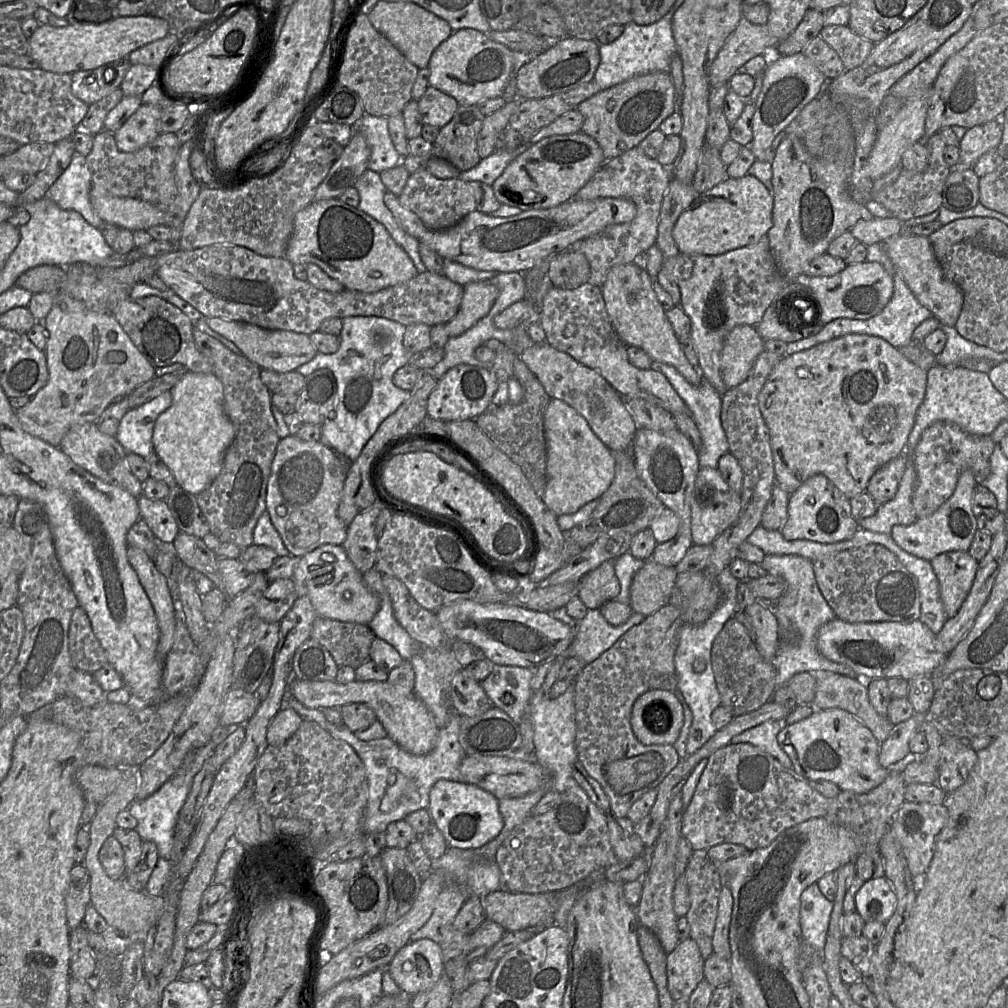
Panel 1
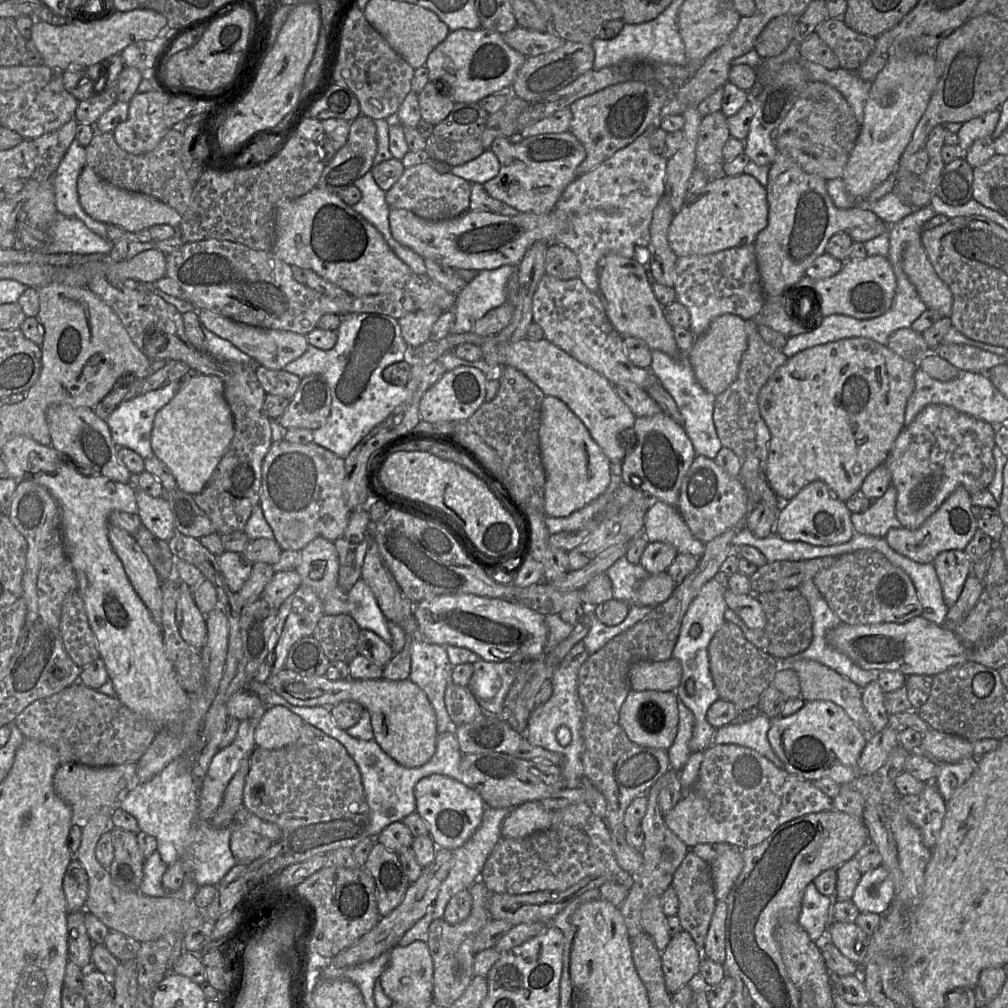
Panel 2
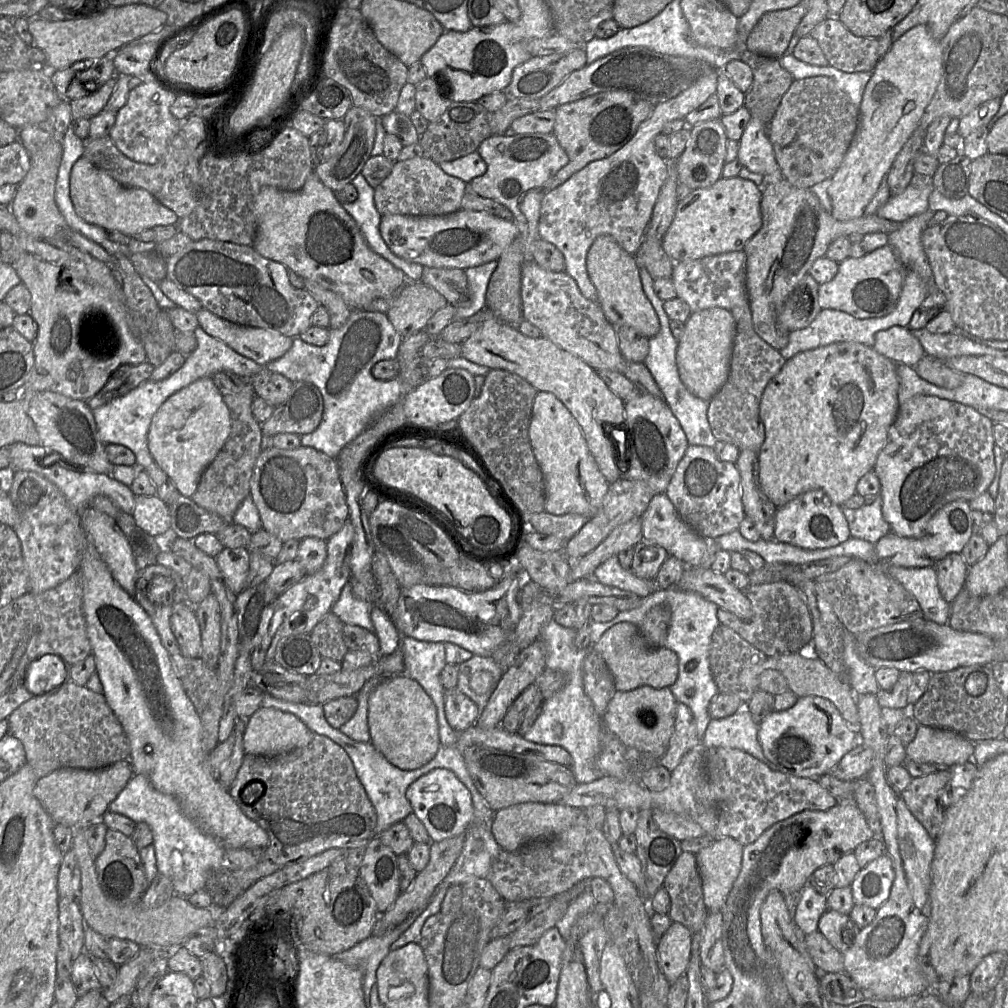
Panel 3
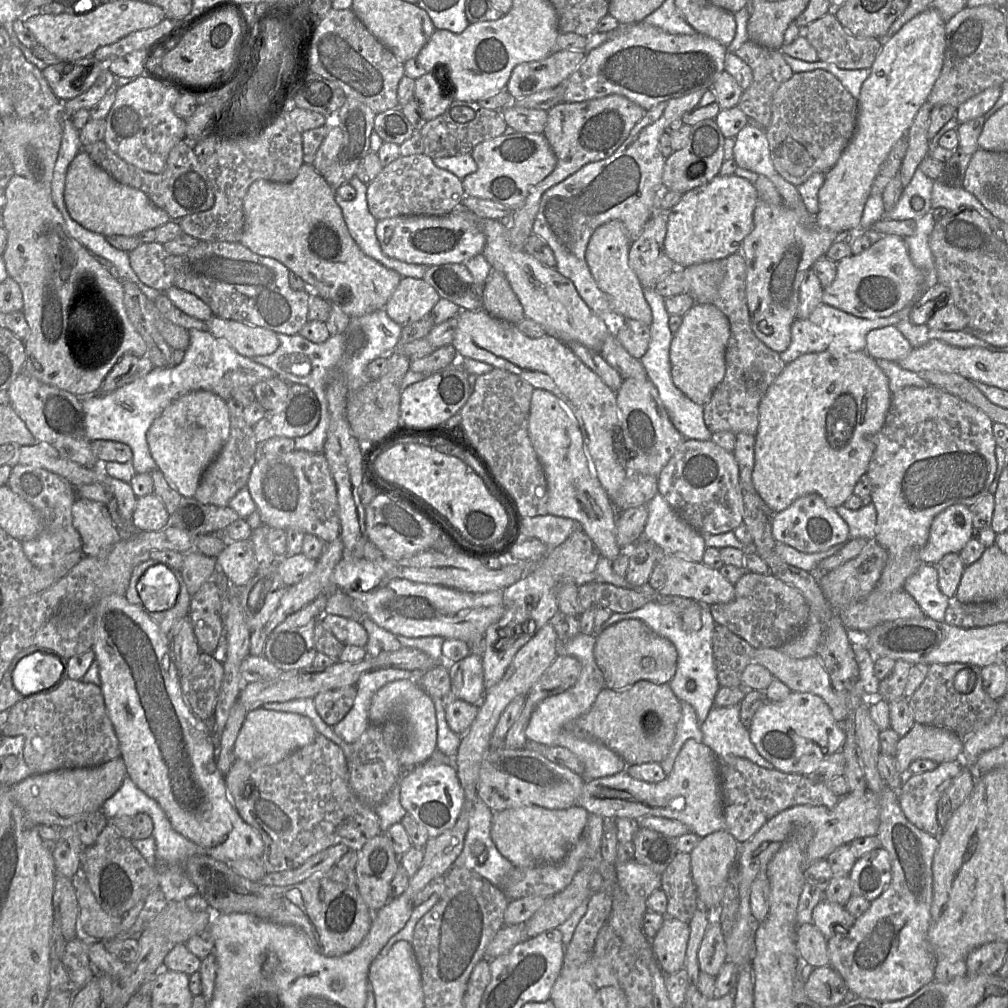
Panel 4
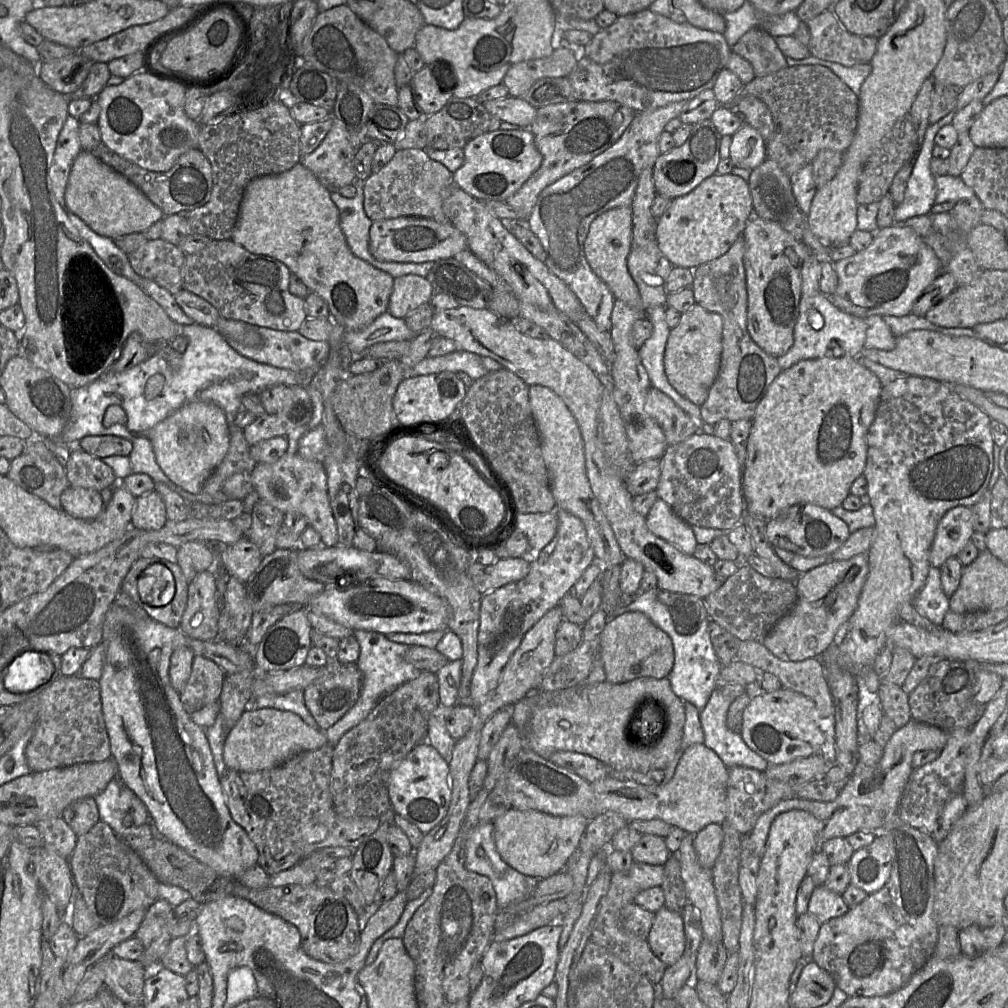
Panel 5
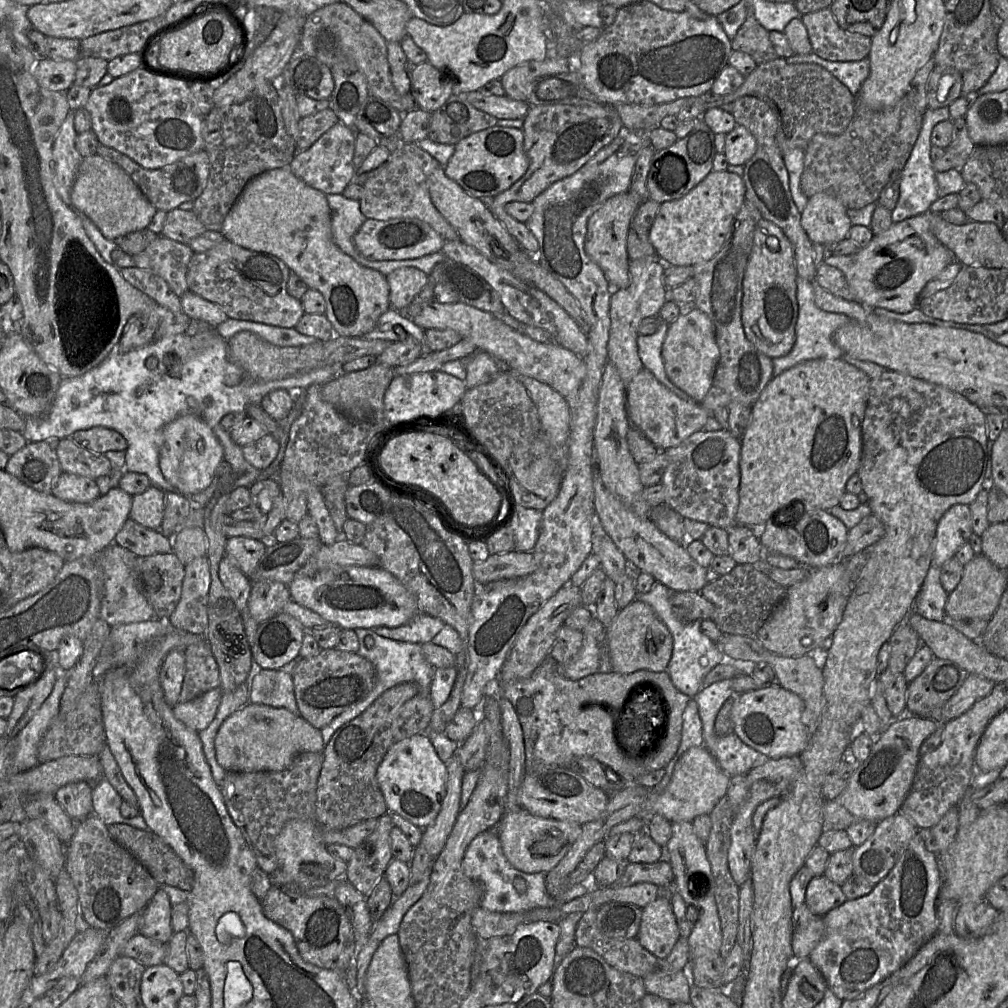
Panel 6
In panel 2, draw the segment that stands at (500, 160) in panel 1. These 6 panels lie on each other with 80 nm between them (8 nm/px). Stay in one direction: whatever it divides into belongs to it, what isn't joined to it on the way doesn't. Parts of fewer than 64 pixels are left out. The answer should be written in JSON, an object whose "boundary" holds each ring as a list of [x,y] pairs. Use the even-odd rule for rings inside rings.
{"boundary":[[[484,150],[477,158],[459,166],[450,167],[450,173],[469,183],[484,184],[494,178],[500,169],[497,156],[491,150]]]}

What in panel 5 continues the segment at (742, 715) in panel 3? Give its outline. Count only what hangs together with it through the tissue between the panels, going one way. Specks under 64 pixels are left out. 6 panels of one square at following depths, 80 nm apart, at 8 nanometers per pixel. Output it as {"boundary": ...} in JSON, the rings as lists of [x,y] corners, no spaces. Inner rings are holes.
{"boundary":[[[720,687],[713,690],[706,706],[700,711],[704,744],[720,757],[728,769],[744,766],[764,771],[768,761],[750,749],[740,733],[727,726],[727,712],[733,700],[724,696]]]}

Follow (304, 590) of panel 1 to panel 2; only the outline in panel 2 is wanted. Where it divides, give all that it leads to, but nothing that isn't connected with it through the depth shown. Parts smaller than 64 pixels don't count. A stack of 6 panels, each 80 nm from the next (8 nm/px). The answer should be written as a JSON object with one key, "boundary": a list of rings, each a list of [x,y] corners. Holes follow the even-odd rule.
{"boundary":[[[316,538],[299,552],[296,571],[301,577],[301,585],[312,588],[323,604],[324,614],[340,615],[350,612],[350,604],[347,592],[342,591],[338,586],[339,558],[334,542]]]}

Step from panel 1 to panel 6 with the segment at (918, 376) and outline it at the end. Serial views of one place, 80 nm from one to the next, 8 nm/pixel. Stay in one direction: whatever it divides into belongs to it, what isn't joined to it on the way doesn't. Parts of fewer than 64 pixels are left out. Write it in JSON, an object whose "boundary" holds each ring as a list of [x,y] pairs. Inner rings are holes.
{"boundary":[[[819,358],[819,359],[812,359],[812,360],[807,360],[807,361],[805,361],[805,362],[802,362],[802,363],[799,363],[799,364],[797,364],[797,365],[795,365],[795,366],[793,366],[793,367],[791,367],[791,368],[789,368],[789,369],[787,369],[787,370],[785,370],[785,371],[783,371],[783,372],[781,372],[781,373],[780,373],[780,374],[778,374],[778,375],[776,375],[776,376],[773,376],[773,377],[772,377],[772,378],[771,378],[771,380],[770,380],[770,381],[769,381],[769,382],[768,382],[768,384],[767,384],[767,385],[766,385],[766,386],[765,386],[765,388],[764,388],[764,389],[763,389],[763,391],[762,391],[762,392],[761,392],[761,394],[760,394],[760,396],[759,396],[759,397],[758,397],[758,399],[757,399],[757,400],[756,400],[756,401],[755,401],[755,402],[754,402],[754,404],[753,404],[753,405],[752,405],[752,406],[751,406],[751,417],[750,417],[750,421],[749,421],[749,423],[748,423],[748,425],[747,425],[747,427],[746,427],[746,429],[745,429],[745,431],[744,431],[744,433],[743,433],[743,435],[742,435],[742,437],[741,437],[741,439],[740,439],[740,459],[739,459],[739,472],[740,472],[740,482],[739,482],[739,490],[738,490],[738,494],[739,494],[739,504],[738,504],[738,508],[737,508],[737,512],[736,512],[736,515],[735,515],[735,524],[736,524],[736,525],[737,525],[737,524],[739,524],[739,525],[745,525],[745,526],[749,526],[749,527],[752,527],[752,528],[755,528],[755,529],[757,529],[757,528],[760,528],[760,527],[762,527],[762,526],[763,526],[763,525],[764,525],[764,523],[765,523],[765,522],[766,522],[766,521],[767,521],[767,520],[768,520],[768,519],[771,519],[771,518],[773,518],[773,517],[774,517],[774,516],[777,516],[777,514],[781,514],[781,513],[782,513],[782,512],[780,512],[780,513],[779,513],[779,511],[781,511],[781,510],[784,510],[784,509],[785,509],[785,508],[787,508],[787,507],[790,507],[790,506],[792,506],[792,505],[794,505],[794,504],[796,504],[796,503],[803,503],[803,504],[804,504],[804,505],[803,505],[803,506],[802,506],[802,508],[801,508],[801,507],[800,507],[800,509],[799,509],[799,510],[800,510],[800,511],[801,511],[801,510],[803,510],[803,508],[804,508],[804,506],[805,506],[805,505],[807,505],[807,506],[812,506],[812,507],[815,507],[815,508],[819,508],[819,509],[822,509],[822,510],[826,510],[826,511],[827,511],[827,510],[828,510],[828,509],[830,509],[830,508],[831,508],[831,507],[833,507],[833,506],[837,506],[837,505],[839,505],[839,502],[840,502],[840,500],[841,500],[841,498],[842,498],[842,496],[843,496],[843,495],[844,495],[844,494],[845,494],[845,493],[846,493],[846,490],[845,490],[845,486],[846,486],[846,482],[847,482],[847,480],[848,480],[848,479],[849,479],[849,478],[850,478],[850,477],[851,477],[851,476],[852,476],[852,475],[854,475],[854,474],[856,474],[856,472],[857,472],[857,470],[858,470],[858,467],[859,467],[859,464],[860,464],[860,457],[861,457],[861,451],[862,451],[862,429],[861,429],[861,425],[862,425],[862,421],[863,421],[863,418],[864,418],[864,415],[865,415],[865,410],[866,410],[866,406],[867,406],[867,400],[868,400],[868,394],[869,394],[869,385],[870,385],[870,377],[869,377],[869,376],[868,376],[868,375],[867,375],[867,374],[866,374],[866,373],[865,373],[865,372],[863,372],[863,371],[862,371],[862,370],[860,370],[860,369],[858,369],[858,368],[856,368],[856,367],[855,367],[855,366],[853,366],[853,365],[851,365],[851,364],[849,364],[849,363],[847,363],[847,362],[846,362],[846,361],[844,361],[844,360],[843,360],[843,359],[842,359],[842,358]]]}

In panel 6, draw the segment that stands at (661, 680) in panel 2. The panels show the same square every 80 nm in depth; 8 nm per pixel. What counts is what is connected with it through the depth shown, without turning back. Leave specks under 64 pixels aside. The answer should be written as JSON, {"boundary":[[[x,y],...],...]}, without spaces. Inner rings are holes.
{"boundary":[[[634,599],[618,611],[606,628],[612,671],[629,674],[638,670],[667,671],[673,651],[673,637],[665,623],[647,603]]]}

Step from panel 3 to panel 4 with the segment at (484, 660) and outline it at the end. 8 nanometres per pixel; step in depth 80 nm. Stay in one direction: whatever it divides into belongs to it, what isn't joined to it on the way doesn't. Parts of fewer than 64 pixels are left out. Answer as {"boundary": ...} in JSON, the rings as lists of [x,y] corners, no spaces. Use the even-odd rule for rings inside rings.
{"boundary":[[[471,653],[447,665],[451,678],[451,696],[479,707],[486,692],[482,656]]]}

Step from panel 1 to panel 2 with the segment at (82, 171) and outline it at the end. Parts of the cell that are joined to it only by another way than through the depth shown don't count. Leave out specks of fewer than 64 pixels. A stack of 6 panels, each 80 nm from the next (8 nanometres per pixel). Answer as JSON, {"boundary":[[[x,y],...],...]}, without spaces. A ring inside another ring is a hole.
{"boundary":[[[74,139],[53,178],[55,205],[59,215],[77,218],[84,222],[92,232],[108,239],[106,235],[107,224],[91,218],[79,202],[77,181],[86,165],[85,148]]]}

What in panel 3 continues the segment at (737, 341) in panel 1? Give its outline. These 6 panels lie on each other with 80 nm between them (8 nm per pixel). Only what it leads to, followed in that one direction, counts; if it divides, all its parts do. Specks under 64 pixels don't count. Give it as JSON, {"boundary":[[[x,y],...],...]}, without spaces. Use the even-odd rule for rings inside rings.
{"boundary":[[[713,307],[692,312],[684,323],[684,333],[676,349],[676,365],[681,382],[694,396],[710,400],[726,382],[736,324],[731,312]]]}

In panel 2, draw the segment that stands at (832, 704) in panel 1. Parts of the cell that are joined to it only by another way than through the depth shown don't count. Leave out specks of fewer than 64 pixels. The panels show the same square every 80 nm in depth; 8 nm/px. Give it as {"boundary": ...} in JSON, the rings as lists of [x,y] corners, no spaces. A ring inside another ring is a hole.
{"boundary":[[[801,659],[793,663],[792,668],[796,671],[801,687],[801,698],[805,701],[825,700],[831,701],[844,709],[846,714],[854,721],[859,729],[868,737],[873,736],[875,732],[868,714],[862,703],[862,692],[859,686],[850,681],[848,678],[840,675],[832,668],[814,660]]]}

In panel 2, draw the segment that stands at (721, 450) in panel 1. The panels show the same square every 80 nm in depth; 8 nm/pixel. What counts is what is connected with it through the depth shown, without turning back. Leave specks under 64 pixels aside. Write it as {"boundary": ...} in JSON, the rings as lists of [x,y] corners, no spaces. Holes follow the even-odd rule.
{"boundary":[[[651,350],[651,357],[649,369],[675,401],[683,417],[682,427],[690,439],[696,455],[714,460],[718,451],[722,448],[713,422],[716,396],[704,390],[697,382],[693,369],[687,359],[687,354],[682,354],[681,352],[680,358],[674,359],[660,350]]]}

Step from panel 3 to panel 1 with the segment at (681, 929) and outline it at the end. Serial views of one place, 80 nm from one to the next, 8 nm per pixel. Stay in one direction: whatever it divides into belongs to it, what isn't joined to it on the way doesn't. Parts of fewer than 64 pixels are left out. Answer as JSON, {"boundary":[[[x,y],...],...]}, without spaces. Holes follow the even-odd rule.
{"boundary":[[[691,938],[681,940],[677,947],[667,954],[667,987],[673,1001],[688,1003],[693,991],[704,980],[704,962],[697,943]]]}

